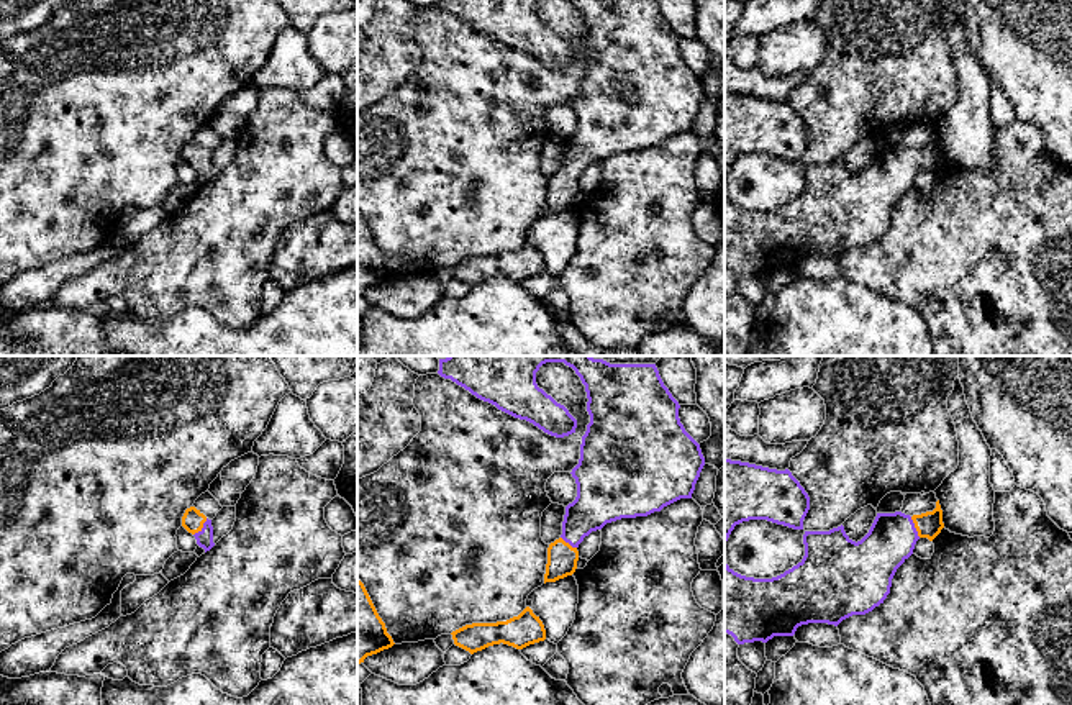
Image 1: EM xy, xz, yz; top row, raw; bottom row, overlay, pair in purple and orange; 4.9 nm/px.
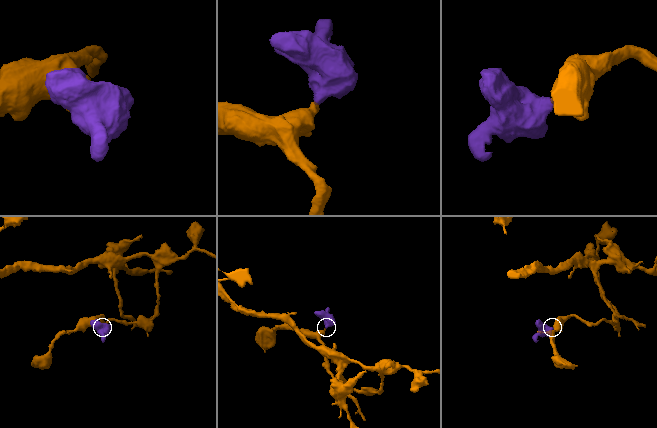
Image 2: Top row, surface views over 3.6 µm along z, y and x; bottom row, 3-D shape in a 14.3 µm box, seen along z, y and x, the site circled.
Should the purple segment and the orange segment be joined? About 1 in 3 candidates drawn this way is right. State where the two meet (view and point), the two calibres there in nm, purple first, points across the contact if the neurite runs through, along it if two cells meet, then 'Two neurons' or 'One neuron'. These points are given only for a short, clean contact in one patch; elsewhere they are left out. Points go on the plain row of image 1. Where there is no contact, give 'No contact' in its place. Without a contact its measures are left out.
Touches purple at yz (913, 159). Thickness 240 nm (purple) against 130 nm. Path across: yz (874, 192), (903, 163), (913, 159), (928, 158). One neuron

